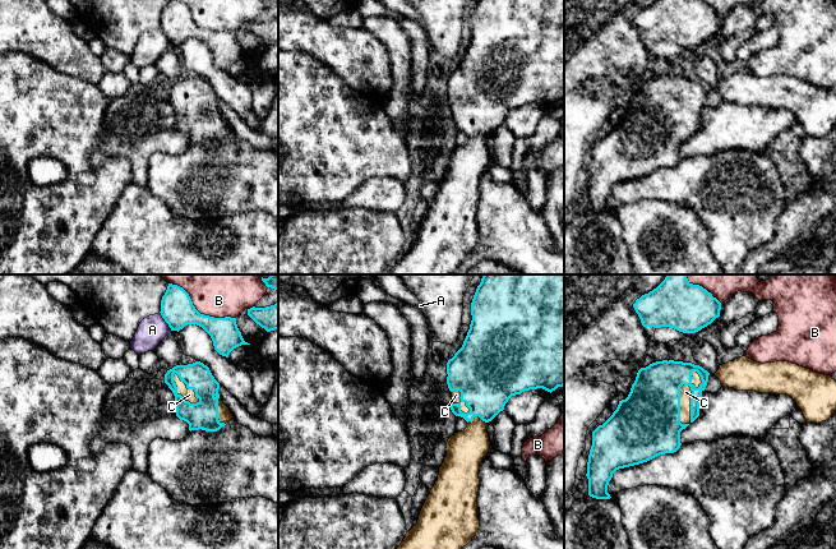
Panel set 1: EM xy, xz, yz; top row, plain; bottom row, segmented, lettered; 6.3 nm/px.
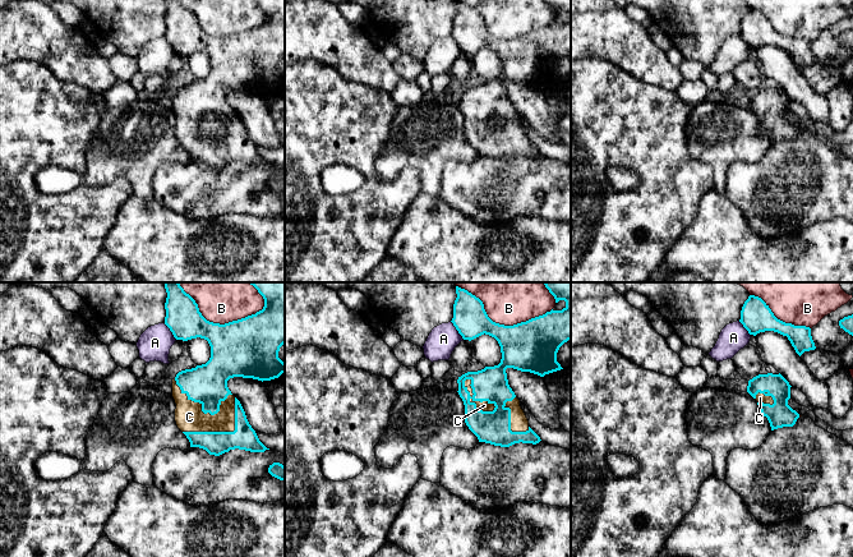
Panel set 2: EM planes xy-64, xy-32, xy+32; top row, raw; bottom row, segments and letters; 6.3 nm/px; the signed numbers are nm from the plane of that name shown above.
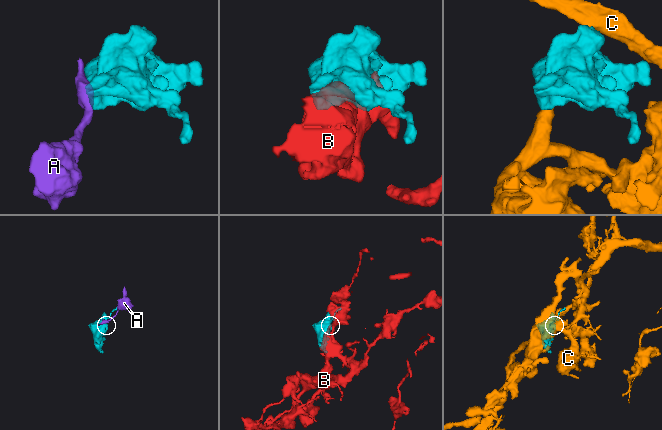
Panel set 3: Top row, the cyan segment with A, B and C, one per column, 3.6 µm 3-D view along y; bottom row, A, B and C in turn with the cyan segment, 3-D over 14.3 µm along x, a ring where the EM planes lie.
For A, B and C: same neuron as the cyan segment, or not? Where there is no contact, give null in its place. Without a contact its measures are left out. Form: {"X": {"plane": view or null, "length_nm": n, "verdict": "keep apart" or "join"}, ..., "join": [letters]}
{"A": {"plane": "xy", "length_nm": 150, "verdict": "keep apart"}, "B": {"plane": "xy", "length_nm": 480, "verdict": "keep apart"}, "C": {"plane": "yz", "length_nm": 260, "verdict": "join"}, "join": ["C"]}

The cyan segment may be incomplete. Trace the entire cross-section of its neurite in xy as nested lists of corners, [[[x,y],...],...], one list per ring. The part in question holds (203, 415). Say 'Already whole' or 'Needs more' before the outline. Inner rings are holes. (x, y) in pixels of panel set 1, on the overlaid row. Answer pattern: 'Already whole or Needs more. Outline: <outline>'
Needs more. Outline: [[[200,361],[176,365],[165,374],[172,391],[176,416],[189,424],[189,430],[217,432],[234,419],[220,397],[220,383]]]

